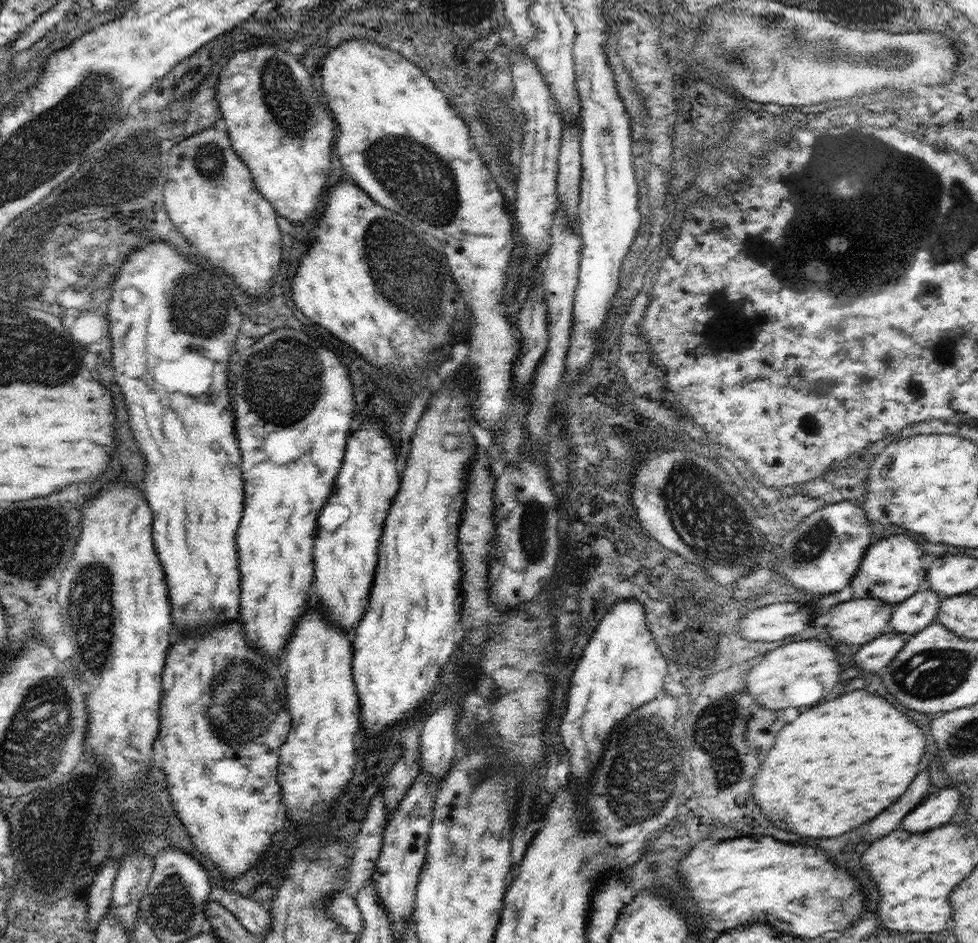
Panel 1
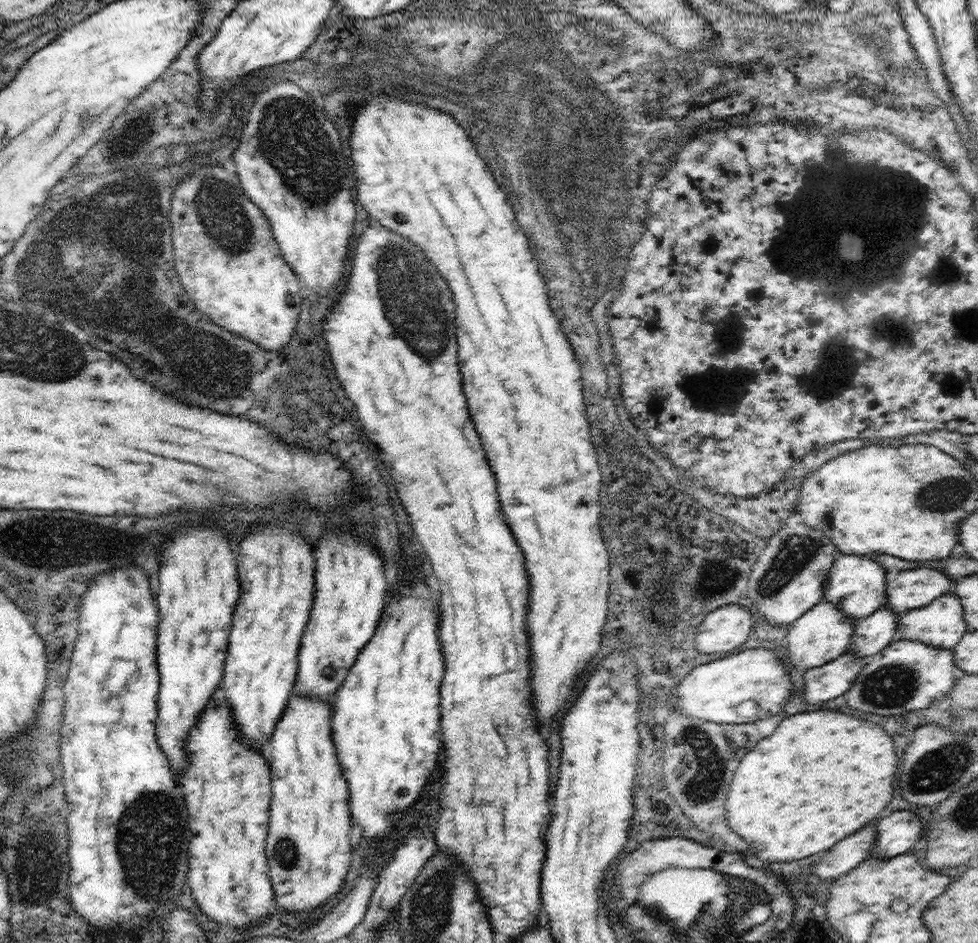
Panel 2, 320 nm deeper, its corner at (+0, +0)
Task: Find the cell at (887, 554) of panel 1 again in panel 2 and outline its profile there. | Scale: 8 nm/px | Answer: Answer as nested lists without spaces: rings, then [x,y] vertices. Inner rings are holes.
[[[836,553],[834,566],[828,573],[823,588],[823,599],[830,601],[836,608],[843,610],[852,618],[870,616],[887,604],[887,580],[889,573],[870,556]]]

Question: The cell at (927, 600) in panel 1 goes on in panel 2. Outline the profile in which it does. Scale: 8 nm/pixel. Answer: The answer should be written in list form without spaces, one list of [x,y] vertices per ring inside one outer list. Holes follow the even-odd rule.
[[[886,606],[870,616],[856,619],[847,652],[863,658],[863,661],[868,663],[872,656],[882,652],[890,644],[897,632],[898,619],[894,611]]]

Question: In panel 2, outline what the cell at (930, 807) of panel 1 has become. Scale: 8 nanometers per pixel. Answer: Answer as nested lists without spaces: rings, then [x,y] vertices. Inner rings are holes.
[[[914,808],[892,812],[878,820],[876,840],[869,854],[870,857],[894,858],[907,851],[922,837],[922,823],[920,817],[914,813]]]

